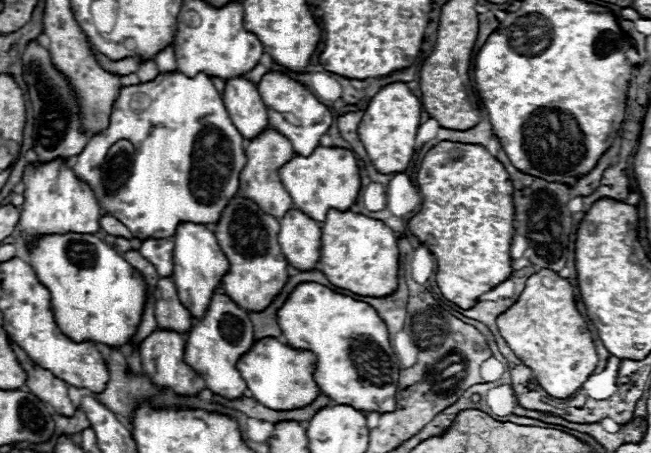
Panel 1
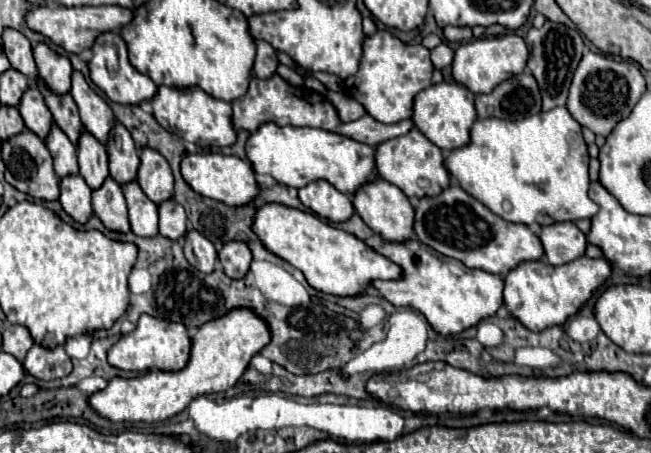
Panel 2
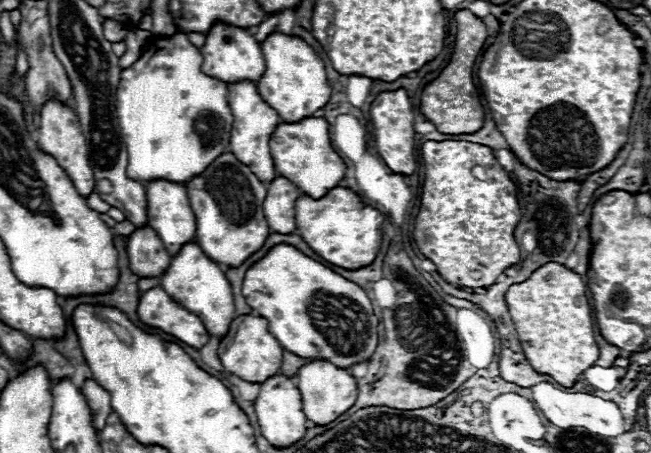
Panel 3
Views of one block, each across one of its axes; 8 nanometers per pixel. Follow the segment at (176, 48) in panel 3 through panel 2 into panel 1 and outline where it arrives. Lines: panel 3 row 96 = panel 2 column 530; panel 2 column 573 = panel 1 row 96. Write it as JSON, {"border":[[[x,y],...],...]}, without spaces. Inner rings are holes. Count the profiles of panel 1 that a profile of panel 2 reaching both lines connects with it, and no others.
{"border":[[[176,70],[158,74],[154,80],[136,86],[120,86],[118,98],[112,104],[108,128],[90,138],[90,142],[84,146],[84,152],[72,160],[72,170],[80,180],[90,184],[100,208],[118,218],[136,238],[172,238],[180,222],[218,222],[224,206],[236,194],[240,184],[240,172],[246,164],[244,142],[244,136],[232,124],[222,96],[218,94],[210,76],[206,72],[198,72],[194,78],[190,78]],[[118,140],[130,140],[136,146],[134,170],[128,182],[114,196],[106,196],[100,174],[100,166],[104,162],[102,154],[106,154],[108,148]]]}

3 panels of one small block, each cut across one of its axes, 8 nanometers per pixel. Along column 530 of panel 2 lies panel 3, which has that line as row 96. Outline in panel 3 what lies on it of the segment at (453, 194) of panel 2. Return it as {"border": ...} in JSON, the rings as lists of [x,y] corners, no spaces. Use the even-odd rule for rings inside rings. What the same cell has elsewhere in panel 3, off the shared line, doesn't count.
{"border":[[[236,82],[228,84],[230,92],[230,110],[234,114],[234,124],[232,124],[232,138],[230,138],[230,152],[242,162],[252,168],[252,172],[258,176],[260,182],[272,182],[276,178],[274,162],[270,156],[270,136],[276,130],[276,126],[282,122],[278,112],[270,108],[258,94],[258,88],[254,82]]]}

